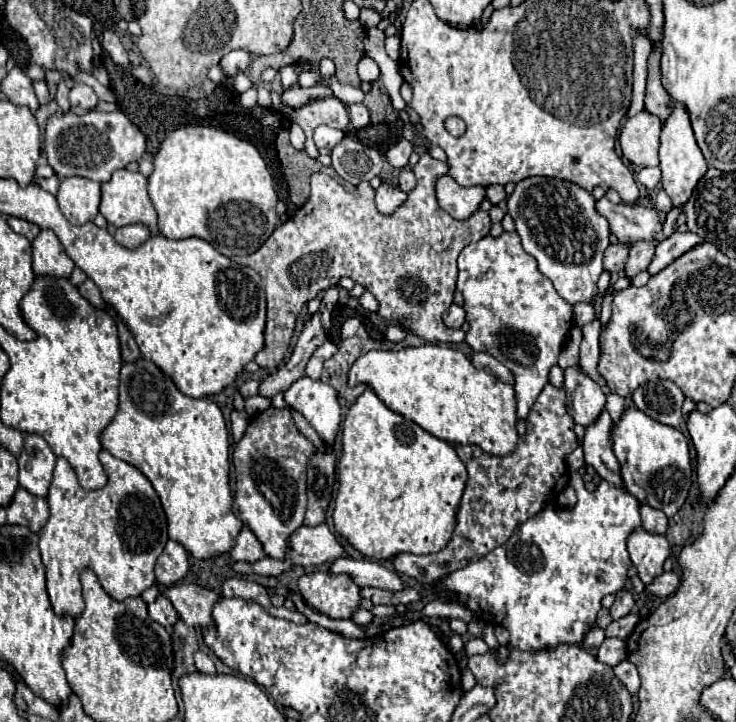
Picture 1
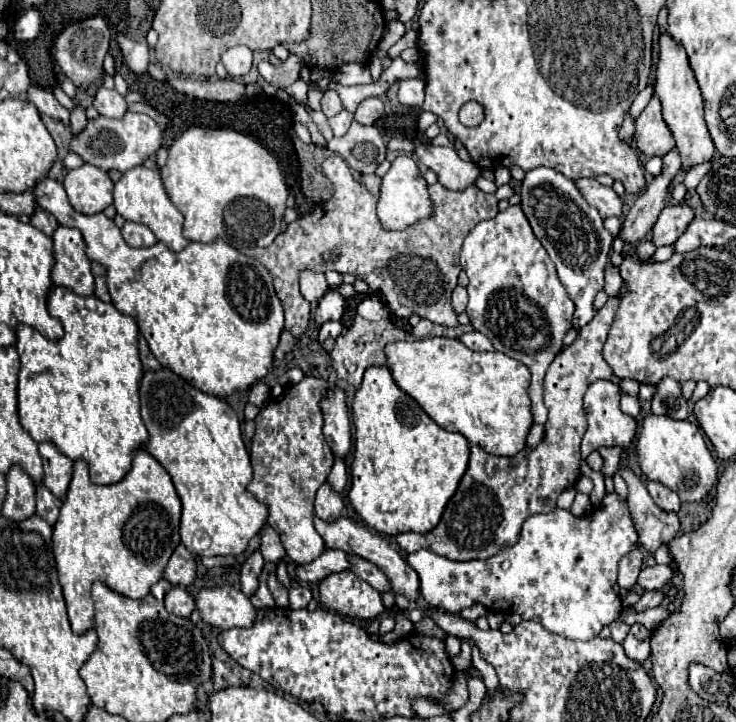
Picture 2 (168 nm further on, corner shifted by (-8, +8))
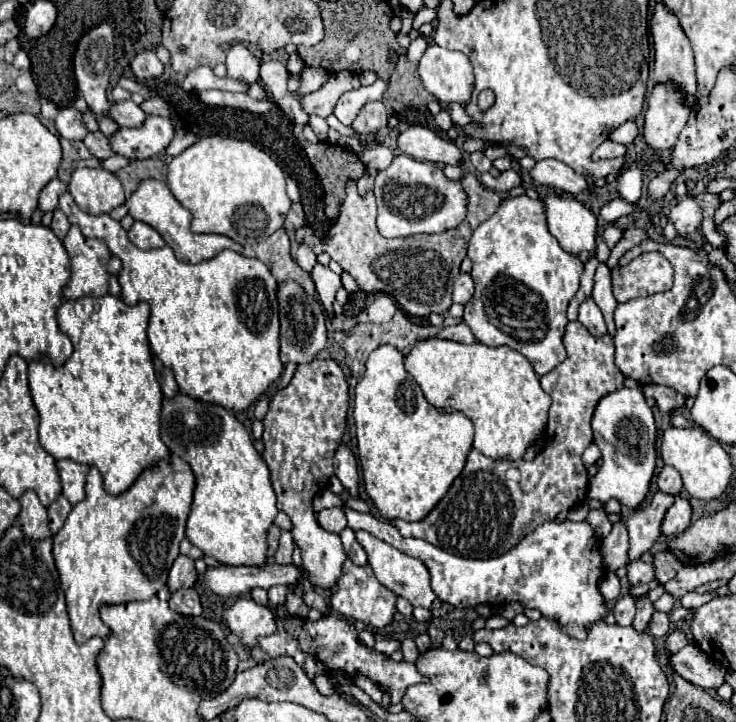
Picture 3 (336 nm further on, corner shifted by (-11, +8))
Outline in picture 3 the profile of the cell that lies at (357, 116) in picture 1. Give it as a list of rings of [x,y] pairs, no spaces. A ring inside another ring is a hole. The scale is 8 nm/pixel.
[[[372,101],[360,109],[358,117],[352,123],[352,129],[356,133],[376,133],[376,131],[384,129],[386,123],[388,123],[388,113],[386,113],[384,103]]]

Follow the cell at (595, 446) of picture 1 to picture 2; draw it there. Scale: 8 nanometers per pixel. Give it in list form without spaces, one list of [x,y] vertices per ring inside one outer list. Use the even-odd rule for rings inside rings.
[[[621,465],[619,473],[629,487],[627,505],[639,539],[647,551],[657,551],[679,533],[679,515],[655,505],[641,479],[629,467]]]

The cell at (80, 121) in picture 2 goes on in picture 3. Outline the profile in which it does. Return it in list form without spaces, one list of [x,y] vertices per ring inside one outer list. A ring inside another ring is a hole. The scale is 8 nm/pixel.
[[[86,133],[84,137],[84,145],[88,147],[88,151],[98,157],[98,159],[106,159],[112,155],[110,147],[108,147],[108,139],[102,133]]]

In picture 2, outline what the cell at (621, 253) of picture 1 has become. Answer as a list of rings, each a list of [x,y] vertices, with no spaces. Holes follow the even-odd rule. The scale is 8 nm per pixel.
[[[673,147],[665,157],[665,169],[653,177],[653,181],[639,193],[635,203],[631,205],[625,223],[621,227],[621,237],[625,243],[639,243],[657,221],[661,209],[665,207],[665,197],[669,193],[669,185],[677,177],[677,173],[683,169],[681,155]]]

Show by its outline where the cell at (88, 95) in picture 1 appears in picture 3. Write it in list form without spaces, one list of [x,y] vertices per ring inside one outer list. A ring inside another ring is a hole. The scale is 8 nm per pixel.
[[[130,99],[112,103],[108,115],[110,115],[120,127],[136,127],[136,125],[142,125],[142,121],[144,121],[144,117],[146,117],[146,113],[144,113],[136,103],[132,103]]]

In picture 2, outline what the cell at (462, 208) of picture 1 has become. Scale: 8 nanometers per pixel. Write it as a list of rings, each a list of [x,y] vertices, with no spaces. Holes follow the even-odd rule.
[[[413,139],[415,145],[415,157],[431,171],[435,171],[439,175],[439,183],[445,185],[447,189],[465,189],[471,183],[477,181],[477,177],[481,175],[479,167],[473,163],[463,161],[453,145],[447,147],[437,147],[431,143],[423,143],[421,139]]]

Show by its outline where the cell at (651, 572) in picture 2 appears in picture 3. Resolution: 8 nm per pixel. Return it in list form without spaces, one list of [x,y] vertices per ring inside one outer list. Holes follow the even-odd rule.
[[[638,559],[628,565],[628,579],[632,585],[648,585],[654,577],[656,577],[656,571],[652,563],[644,563]]]

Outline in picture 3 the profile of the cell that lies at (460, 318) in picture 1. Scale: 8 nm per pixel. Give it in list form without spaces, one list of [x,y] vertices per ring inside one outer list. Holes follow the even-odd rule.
[[[462,273],[462,275],[454,281],[454,303],[466,305],[466,303],[472,299],[472,293],[474,293],[472,277],[466,275],[466,273]]]

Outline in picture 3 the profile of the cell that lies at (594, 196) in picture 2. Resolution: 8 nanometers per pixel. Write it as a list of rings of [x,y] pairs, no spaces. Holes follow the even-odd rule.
[[[556,159],[538,161],[536,167],[530,171],[530,175],[536,183],[564,191],[564,193],[580,195],[580,193],[590,191],[590,183],[584,175],[574,173],[568,165],[564,165],[562,161],[556,161]]]

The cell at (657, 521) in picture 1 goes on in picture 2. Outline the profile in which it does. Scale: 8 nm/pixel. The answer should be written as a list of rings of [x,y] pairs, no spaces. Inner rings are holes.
[[[647,481],[647,491],[661,509],[679,511],[681,499],[677,497],[677,493],[673,493],[673,489],[665,489],[665,485],[661,485],[659,481]]]

